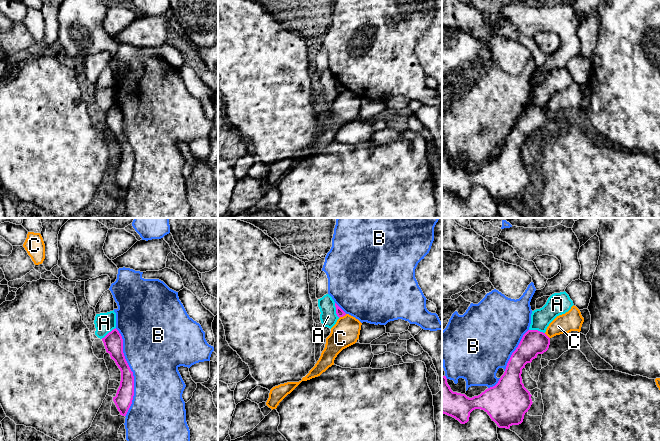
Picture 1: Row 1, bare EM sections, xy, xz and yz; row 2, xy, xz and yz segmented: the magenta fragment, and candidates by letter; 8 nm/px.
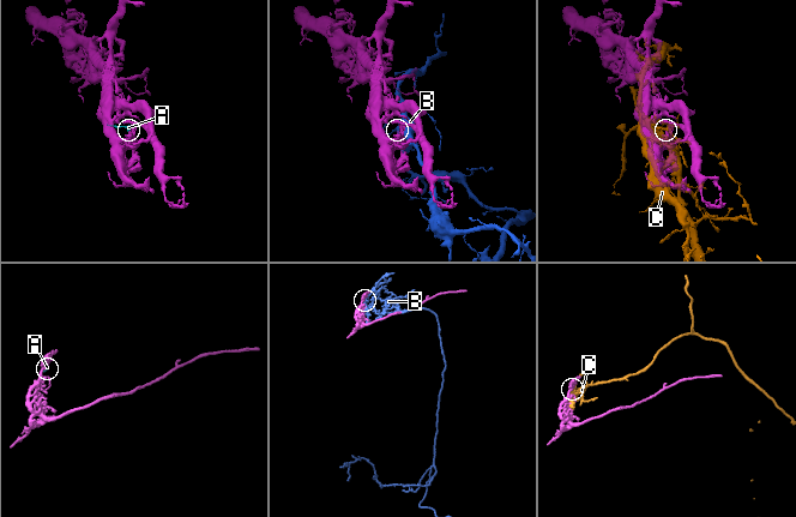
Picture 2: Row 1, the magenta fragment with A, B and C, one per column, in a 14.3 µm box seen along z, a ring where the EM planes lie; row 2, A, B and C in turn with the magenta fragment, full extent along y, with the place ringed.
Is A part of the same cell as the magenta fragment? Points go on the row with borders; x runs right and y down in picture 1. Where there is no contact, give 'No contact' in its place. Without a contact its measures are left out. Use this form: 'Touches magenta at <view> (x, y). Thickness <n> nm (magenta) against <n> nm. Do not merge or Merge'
Touches magenta at yz (537, 330). Thickness 200 nm (magenta) against 160 nm. Do not merge

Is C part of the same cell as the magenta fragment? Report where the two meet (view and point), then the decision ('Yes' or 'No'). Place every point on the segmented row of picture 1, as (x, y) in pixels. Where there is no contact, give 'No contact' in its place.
Touches magenta at xz (342, 316). No

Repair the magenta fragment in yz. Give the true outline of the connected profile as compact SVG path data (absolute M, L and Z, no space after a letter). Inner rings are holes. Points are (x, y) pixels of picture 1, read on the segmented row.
M528 330L522 337L518 347L512 353L504 374L498 383L486 389L478 396L472 398L465 394L453 392L447 383L446 376L442 376L442 413L458 420L461 424L469 421L470 413L475 409L484 410L499 428L509 429L512 425L519 425L523 422L524 415L532 405L530 392L522 383L522 369L527 363L531 363L538 354L546 352L550 345L550 338L538 330Z

